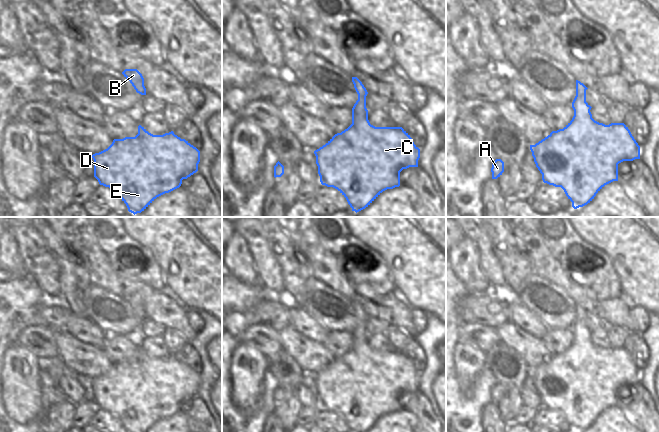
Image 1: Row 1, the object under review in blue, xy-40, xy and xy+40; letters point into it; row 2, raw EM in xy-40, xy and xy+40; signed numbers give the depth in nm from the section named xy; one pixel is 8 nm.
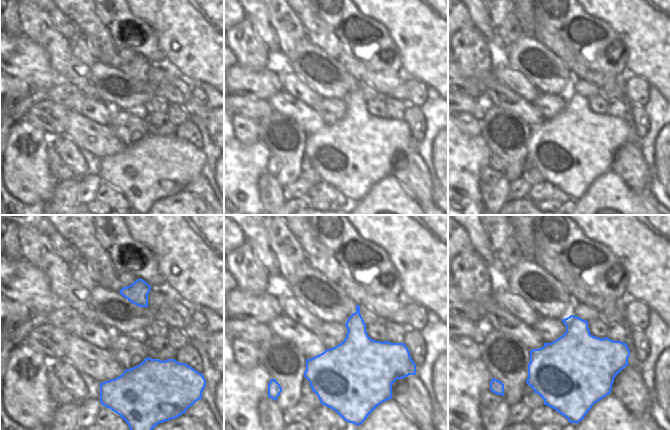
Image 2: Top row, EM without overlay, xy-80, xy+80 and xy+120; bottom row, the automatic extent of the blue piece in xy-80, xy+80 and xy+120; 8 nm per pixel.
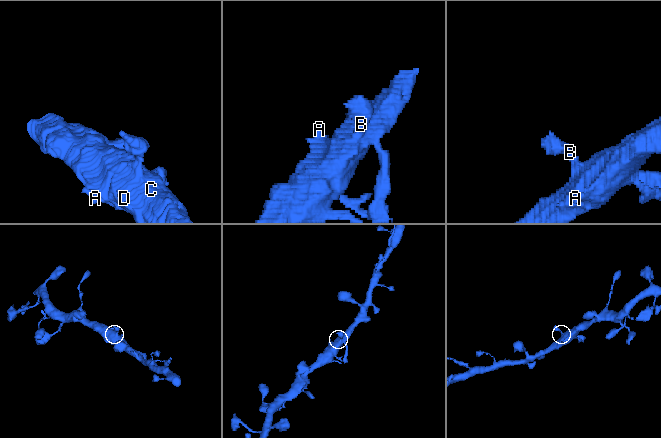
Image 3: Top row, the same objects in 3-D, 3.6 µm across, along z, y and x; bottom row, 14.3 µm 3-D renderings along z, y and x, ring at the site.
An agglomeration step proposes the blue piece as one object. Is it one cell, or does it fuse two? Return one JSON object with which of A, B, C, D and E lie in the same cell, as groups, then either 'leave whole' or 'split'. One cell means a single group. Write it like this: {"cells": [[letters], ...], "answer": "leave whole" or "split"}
{"cells": [["A", "B", "C", "D", "E"]], "answer": "leave whole"}

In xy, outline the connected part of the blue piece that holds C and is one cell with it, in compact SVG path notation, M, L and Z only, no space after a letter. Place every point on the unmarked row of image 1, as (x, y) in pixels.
M352 301L358 324L352 332L352 348L335 358L325 369L314 375L320 406L337 413L351 432L368 431L383 415L400 410L400 396L418 391L420 373L402 351L375 351L368 344L366 312Z

